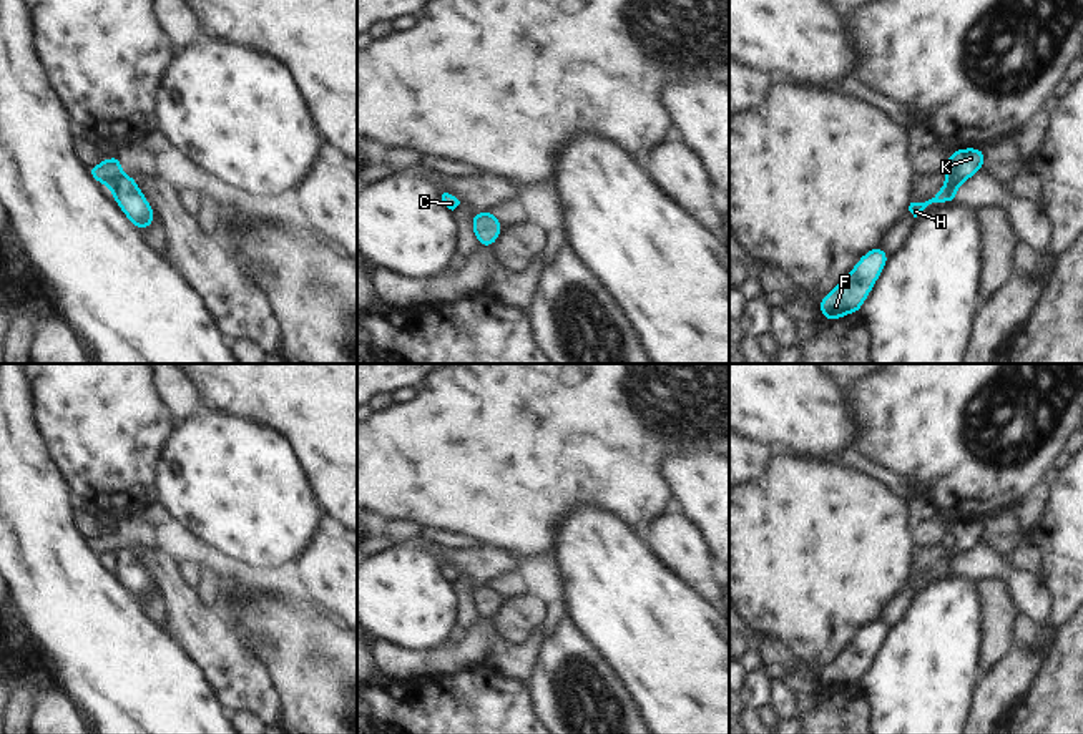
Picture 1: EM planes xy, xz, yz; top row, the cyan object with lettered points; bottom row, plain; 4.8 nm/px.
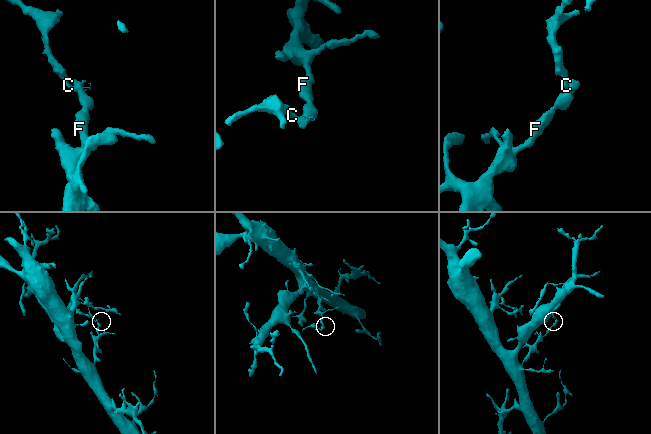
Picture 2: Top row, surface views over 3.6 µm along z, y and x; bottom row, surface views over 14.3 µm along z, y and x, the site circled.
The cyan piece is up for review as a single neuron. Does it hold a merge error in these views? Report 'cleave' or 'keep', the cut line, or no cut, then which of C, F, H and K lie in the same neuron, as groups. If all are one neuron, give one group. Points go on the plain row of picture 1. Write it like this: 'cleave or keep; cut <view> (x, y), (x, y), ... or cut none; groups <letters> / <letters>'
cleave; cut xy (133, 552), (117, 550), (110, 558); groups C / F H K

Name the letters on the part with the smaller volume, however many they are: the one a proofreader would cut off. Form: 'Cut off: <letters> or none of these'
Cut off: C

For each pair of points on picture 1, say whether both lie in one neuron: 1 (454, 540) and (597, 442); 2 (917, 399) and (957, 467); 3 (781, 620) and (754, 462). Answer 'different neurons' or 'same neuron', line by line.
1: different neurons
2: same neuron
3: different neurons

